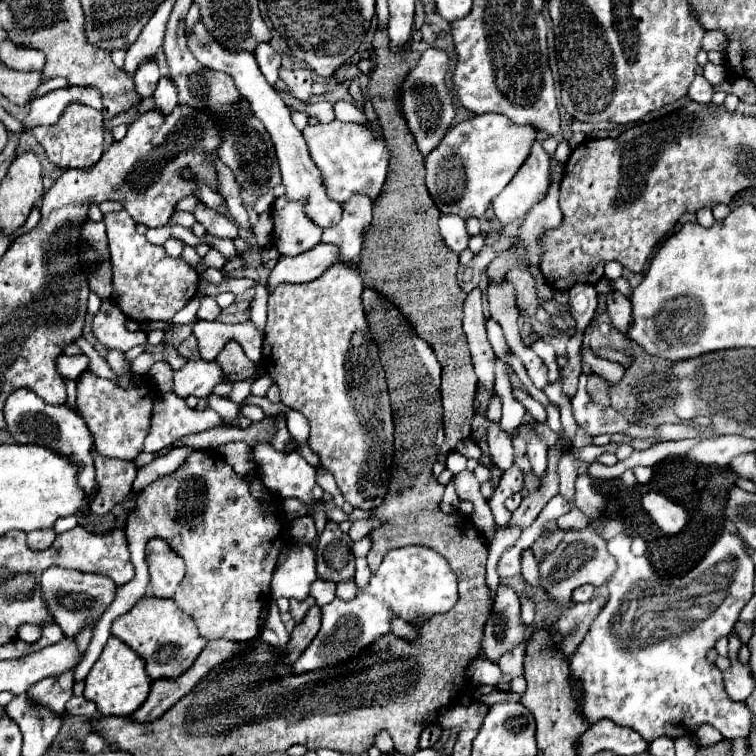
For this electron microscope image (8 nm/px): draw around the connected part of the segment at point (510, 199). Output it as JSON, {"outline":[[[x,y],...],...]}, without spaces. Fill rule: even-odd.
{"outline":[[[540,145],[540,155],[530,155],[506,189],[494,197],[492,207],[502,227],[528,215],[532,205],[538,203],[538,197],[548,187],[548,167],[550,157]]]}

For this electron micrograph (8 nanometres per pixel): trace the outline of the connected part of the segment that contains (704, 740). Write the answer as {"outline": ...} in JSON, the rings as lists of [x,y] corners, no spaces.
{"outline":[[[702,725],[698,731],[696,731],[696,741],[702,745],[702,747],[708,747],[708,745],[716,745],[720,741],[724,741],[724,737],[710,725]]]}

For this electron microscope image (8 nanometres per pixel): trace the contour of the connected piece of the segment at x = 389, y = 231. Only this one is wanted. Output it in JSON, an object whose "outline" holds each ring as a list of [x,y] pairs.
{"outline":[[[376,31],[372,51],[376,53],[376,65],[370,75],[368,95],[372,99],[384,141],[388,143],[392,157],[384,189],[374,201],[374,217],[364,237],[358,269],[364,287],[376,289],[380,295],[392,301],[410,321],[418,337],[422,337],[422,341],[432,347],[442,365],[442,403],[446,431],[442,451],[450,453],[458,441],[468,439],[472,433],[470,419],[474,417],[474,395],[478,385],[468,341],[462,331],[462,307],[466,293],[460,289],[456,279],[458,255],[452,253],[440,237],[440,211],[436,209],[436,203],[432,201],[432,195],[424,185],[424,155],[418,151],[416,139],[412,137],[398,105],[400,83],[404,83],[406,73],[410,73],[412,65],[416,65],[418,55],[406,49],[392,53],[388,49],[386,31]]]}

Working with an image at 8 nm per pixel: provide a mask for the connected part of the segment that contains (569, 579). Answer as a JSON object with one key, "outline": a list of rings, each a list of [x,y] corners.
{"outline":[[[586,527],[584,531],[568,531],[560,545],[540,563],[540,589],[546,591],[550,601],[564,605],[572,599],[576,587],[586,583],[592,583],[596,587],[604,585],[614,571],[616,559],[608,553],[606,541],[592,527]]]}

